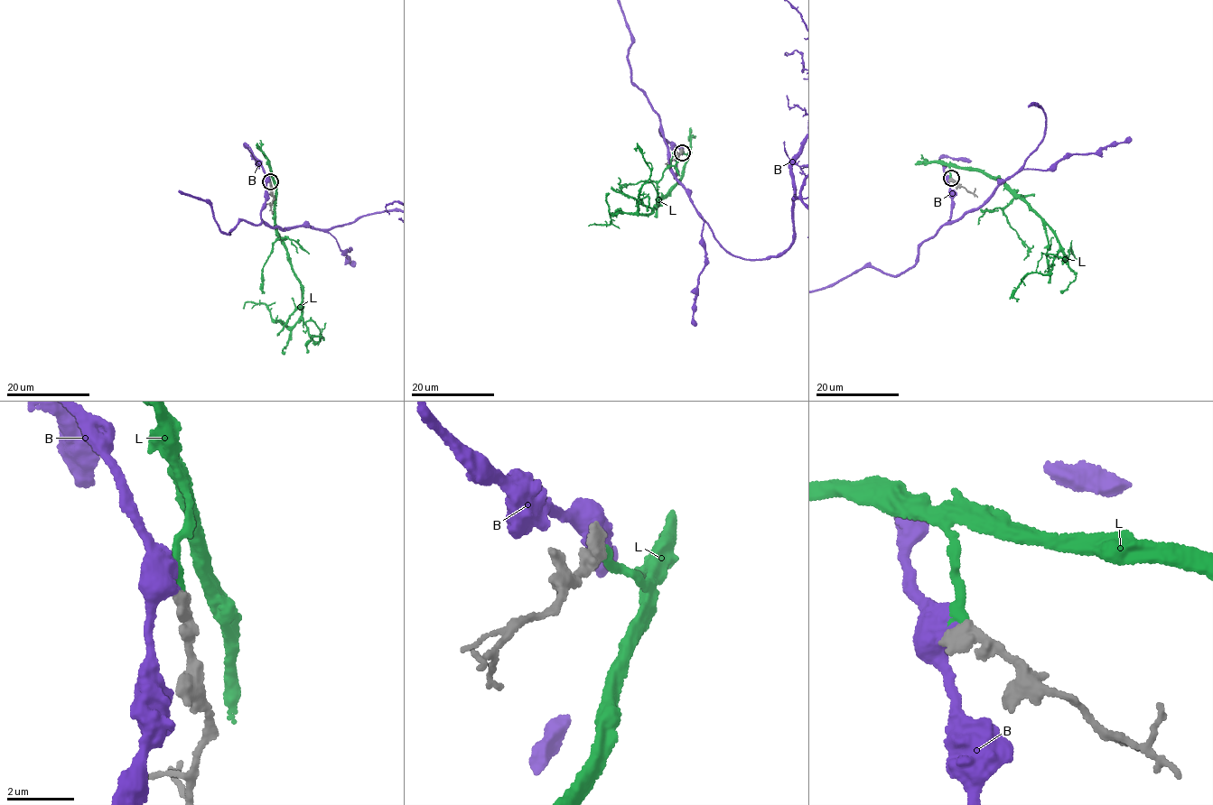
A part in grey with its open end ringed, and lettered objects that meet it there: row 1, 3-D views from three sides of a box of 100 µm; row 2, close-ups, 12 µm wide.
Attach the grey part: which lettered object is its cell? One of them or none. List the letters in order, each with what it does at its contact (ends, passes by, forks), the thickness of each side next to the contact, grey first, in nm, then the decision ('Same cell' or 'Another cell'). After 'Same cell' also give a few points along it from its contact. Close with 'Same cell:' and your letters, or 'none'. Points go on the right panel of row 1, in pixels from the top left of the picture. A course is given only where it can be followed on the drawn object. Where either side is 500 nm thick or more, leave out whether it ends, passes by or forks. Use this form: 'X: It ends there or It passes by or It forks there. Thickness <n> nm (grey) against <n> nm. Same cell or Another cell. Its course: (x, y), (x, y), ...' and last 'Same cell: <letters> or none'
B: Thickness 460 nm (grey) against 550 nm. Another cell
L: It ends there. Thickness 460 nm (grey) against 280 nm. Same cell. Its course: (950, 179), (956, 165), (993, 176), (1056, 237), (1050, 272), (1026, 274), (1018, 301)
Same cell: L

